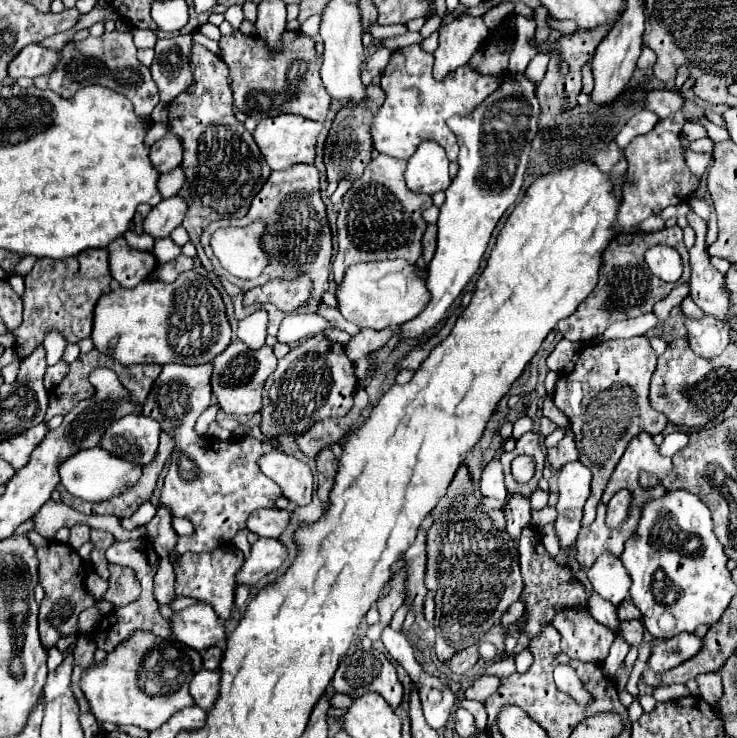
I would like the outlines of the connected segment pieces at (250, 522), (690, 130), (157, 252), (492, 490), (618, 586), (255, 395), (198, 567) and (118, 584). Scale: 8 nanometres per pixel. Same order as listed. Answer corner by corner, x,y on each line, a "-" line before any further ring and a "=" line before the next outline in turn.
257,510
247,518
247,530
255,532
257,536
267,536
267,538
277,538
289,522
289,510
=
685,122
685,126
683,126
683,134
685,134
687,142
695,142
695,140
699,140
699,138
707,138
705,128
699,126
699,124
693,124
693,122
=
161,238
161,240
155,240
151,252
159,264
165,264
165,262
175,260
181,254
181,248
171,238
=
493,458
491,462
485,464
483,474
481,474
481,480
479,480
479,490
487,498
503,500
507,496
507,490
505,490
505,484
503,484
501,462
497,458
=
609,552
595,560
591,570
587,572
587,578
593,584
595,592
599,592
599,596
603,596
615,606
619,606
629,596
629,574
623,562
617,556
611,556
=
233,340
229,348
213,360
213,374
211,374
211,390
217,398
217,404
221,410
229,416
249,416
261,410
263,400
263,384
267,376
275,370
277,358
269,346
263,346
259,350
247,348
241,340
=
235,546
215,548
215,552
179,556
175,562
175,596
189,596
199,602
207,602
221,620
227,620
231,616
233,590
237,586
235,572
243,566
243,560
243,552
=
109,566
109,590
105,594
105,600
111,602
113,606
127,606
135,602
141,594
141,586
135,580
135,574
131,568
125,566

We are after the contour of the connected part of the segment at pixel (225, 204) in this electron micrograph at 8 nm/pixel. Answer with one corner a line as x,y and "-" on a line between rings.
193,44
191,46
191,72
193,72
191,88
187,88
187,92
181,92
179,96
175,96
175,100
171,100
171,104
167,106
168,125
183,144
181,166
185,170
185,184
177,192
177,196
181,196
189,206
189,212
183,220
183,228
189,232
189,240
197,248
197,256
201,258
201,264
209,272
213,272
211,260
205,256
205,252
199,244
199,236
201,236
203,228
207,228
213,220
243,218
251,206
253,196
263,188
263,182
271,174
271,168
263,160
263,154
257,148
253,136
245,130
245,126
233,114
233,94
229,88
229,76
227,76
229,70
225,66
225,62
217,54
209,52
205,46

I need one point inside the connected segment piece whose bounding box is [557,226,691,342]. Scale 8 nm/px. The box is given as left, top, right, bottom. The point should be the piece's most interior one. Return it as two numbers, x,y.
626,289

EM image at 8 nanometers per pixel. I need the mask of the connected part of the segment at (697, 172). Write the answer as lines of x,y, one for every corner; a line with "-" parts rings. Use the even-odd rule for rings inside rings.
685,148
685,154
683,154
683,156
685,156
687,168
691,168
693,176
703,176
705,170
707,170
707,166
709,166
711,160
713,160
711,154
707,154
707,152
693,152
693,150
689,150
689,148

